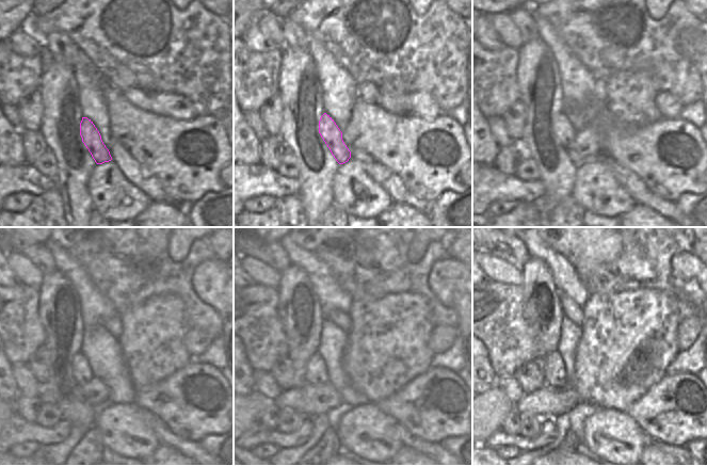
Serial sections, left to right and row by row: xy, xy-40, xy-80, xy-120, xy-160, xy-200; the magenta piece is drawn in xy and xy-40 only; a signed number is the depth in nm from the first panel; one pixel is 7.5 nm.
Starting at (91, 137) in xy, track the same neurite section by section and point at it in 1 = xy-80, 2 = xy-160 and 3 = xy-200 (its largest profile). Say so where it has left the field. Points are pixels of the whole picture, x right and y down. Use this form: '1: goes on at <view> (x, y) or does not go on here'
1: goes on at xy-80 (561, 125)
2: goes on at xy-160 (316, 374)
3: goes on at xy-200 (553, 370)

